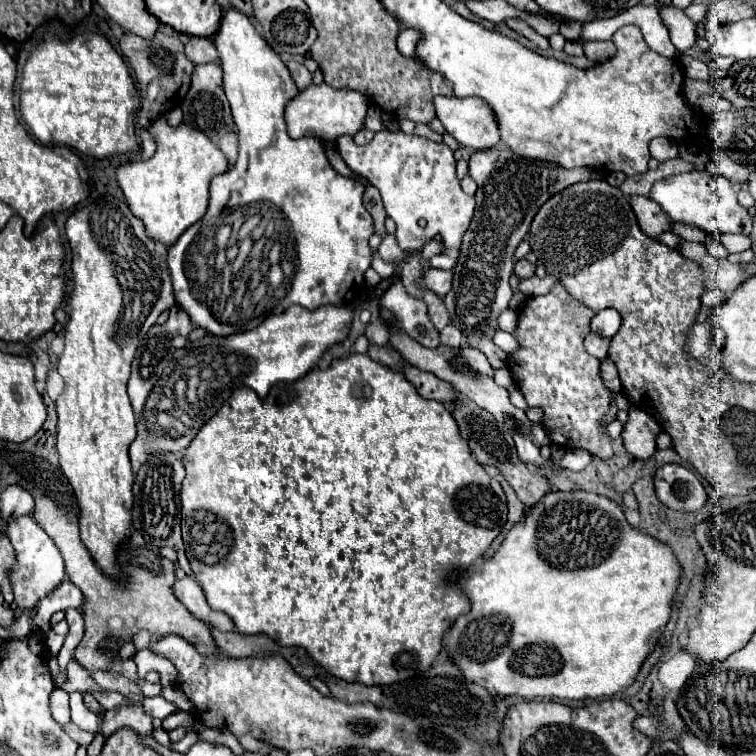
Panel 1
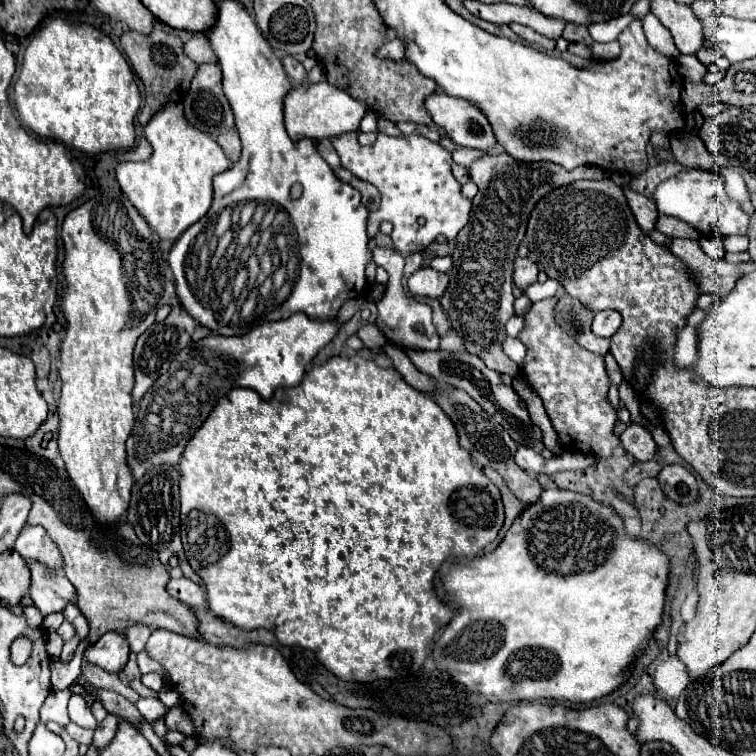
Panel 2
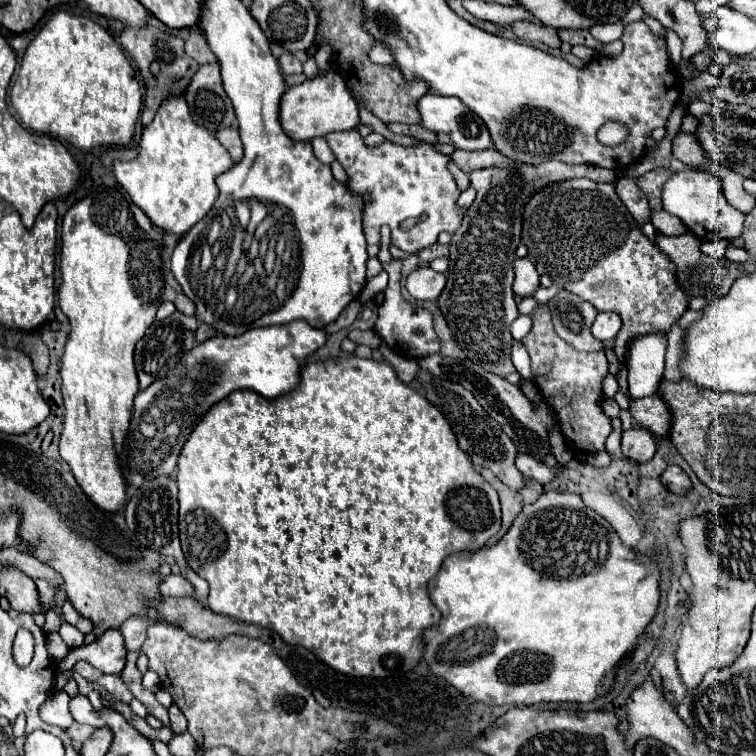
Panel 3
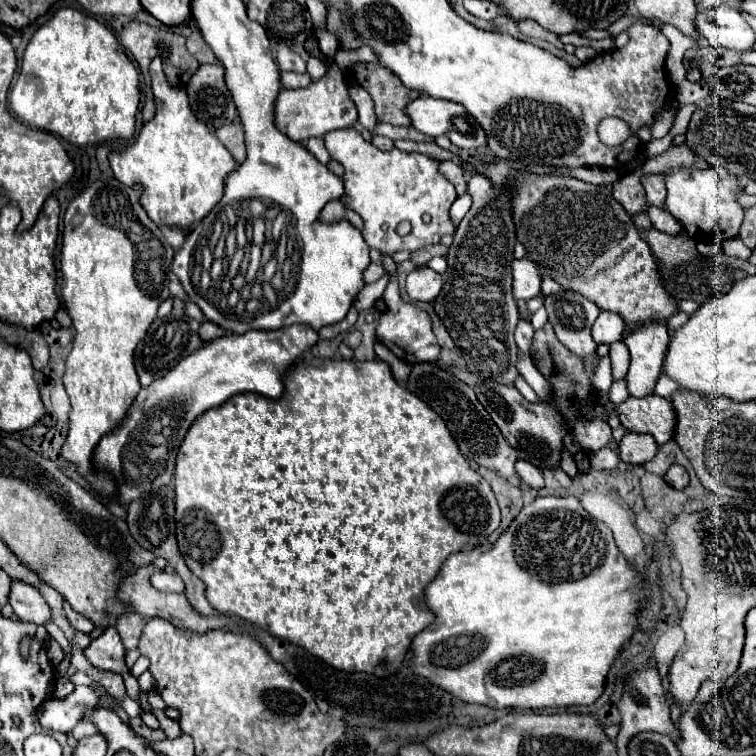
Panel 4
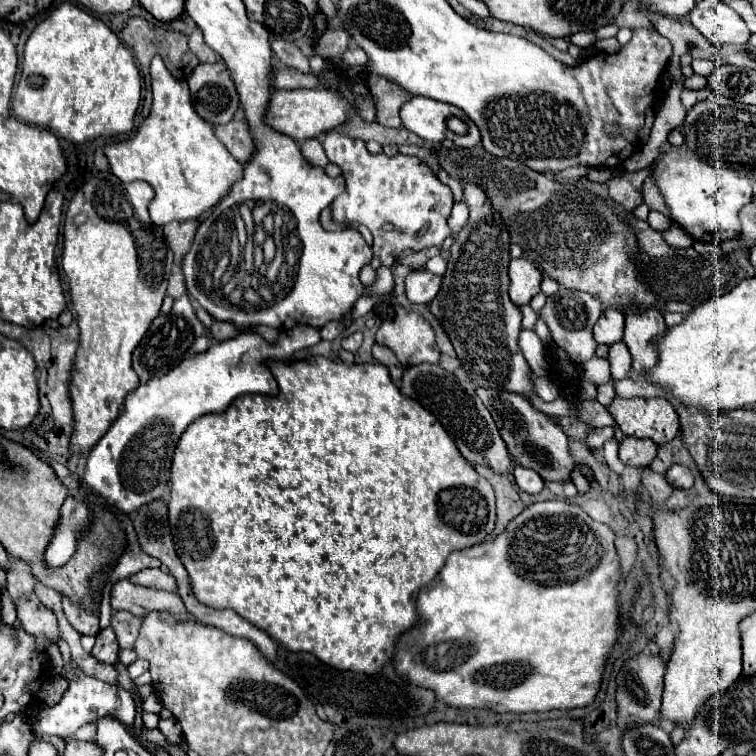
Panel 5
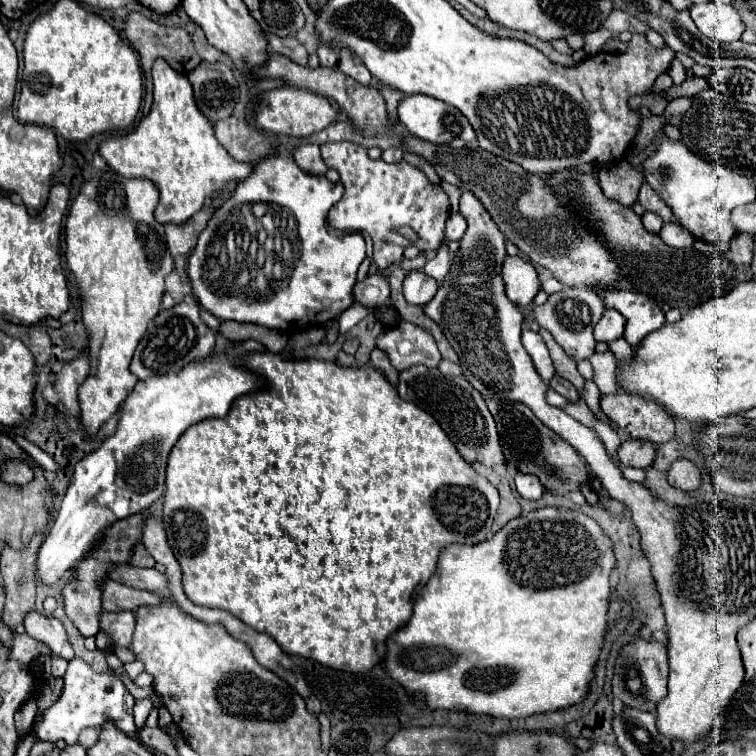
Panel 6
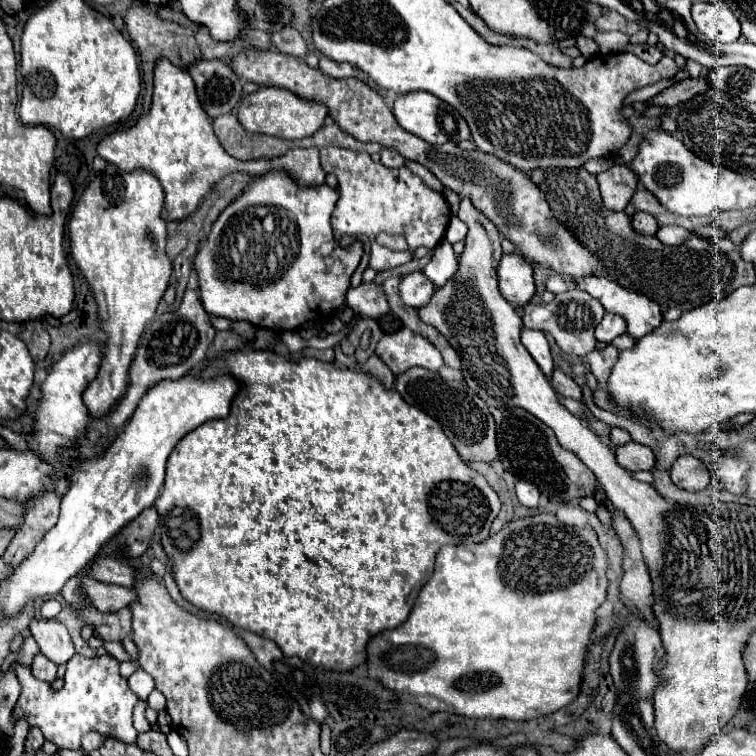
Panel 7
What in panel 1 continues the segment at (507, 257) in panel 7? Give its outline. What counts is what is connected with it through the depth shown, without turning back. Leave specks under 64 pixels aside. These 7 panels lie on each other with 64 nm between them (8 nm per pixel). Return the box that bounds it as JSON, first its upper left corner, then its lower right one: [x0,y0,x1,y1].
[514,258,536,280]

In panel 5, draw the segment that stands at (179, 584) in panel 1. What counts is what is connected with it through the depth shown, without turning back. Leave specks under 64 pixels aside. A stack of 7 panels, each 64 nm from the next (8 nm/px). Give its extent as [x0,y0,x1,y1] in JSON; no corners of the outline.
[128,568,176,590]

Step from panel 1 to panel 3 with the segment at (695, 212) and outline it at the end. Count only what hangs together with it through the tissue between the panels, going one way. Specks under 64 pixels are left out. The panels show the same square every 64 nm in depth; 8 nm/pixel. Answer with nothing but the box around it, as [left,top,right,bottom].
[662,170,744,240]

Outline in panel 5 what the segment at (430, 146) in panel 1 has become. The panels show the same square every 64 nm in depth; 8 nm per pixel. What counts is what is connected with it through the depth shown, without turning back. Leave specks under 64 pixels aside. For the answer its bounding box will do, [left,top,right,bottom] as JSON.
[322,132,454,266]

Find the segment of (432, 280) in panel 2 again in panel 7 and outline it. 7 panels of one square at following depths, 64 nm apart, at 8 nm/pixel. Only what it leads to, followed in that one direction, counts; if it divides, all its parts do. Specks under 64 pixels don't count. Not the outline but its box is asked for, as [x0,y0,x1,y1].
[400,272,434,308]

